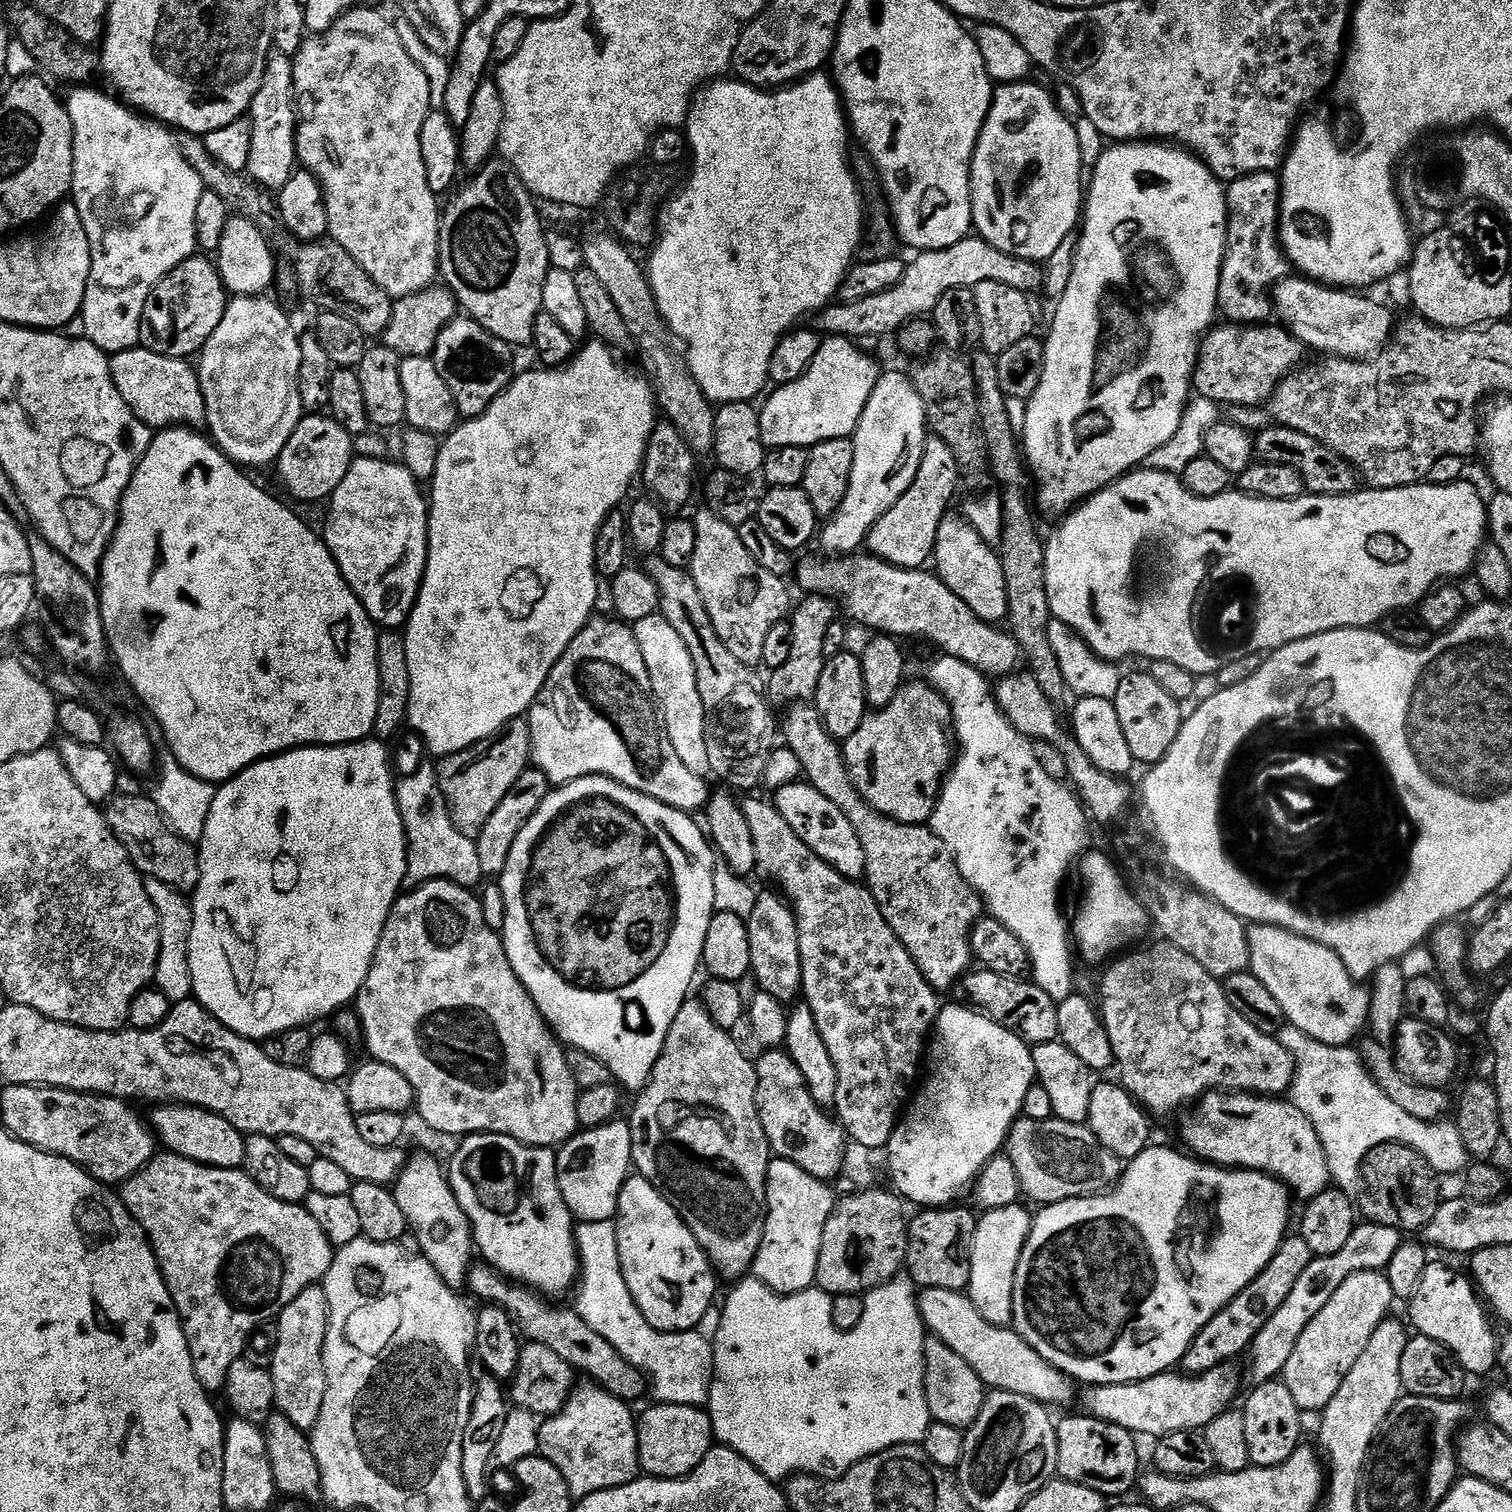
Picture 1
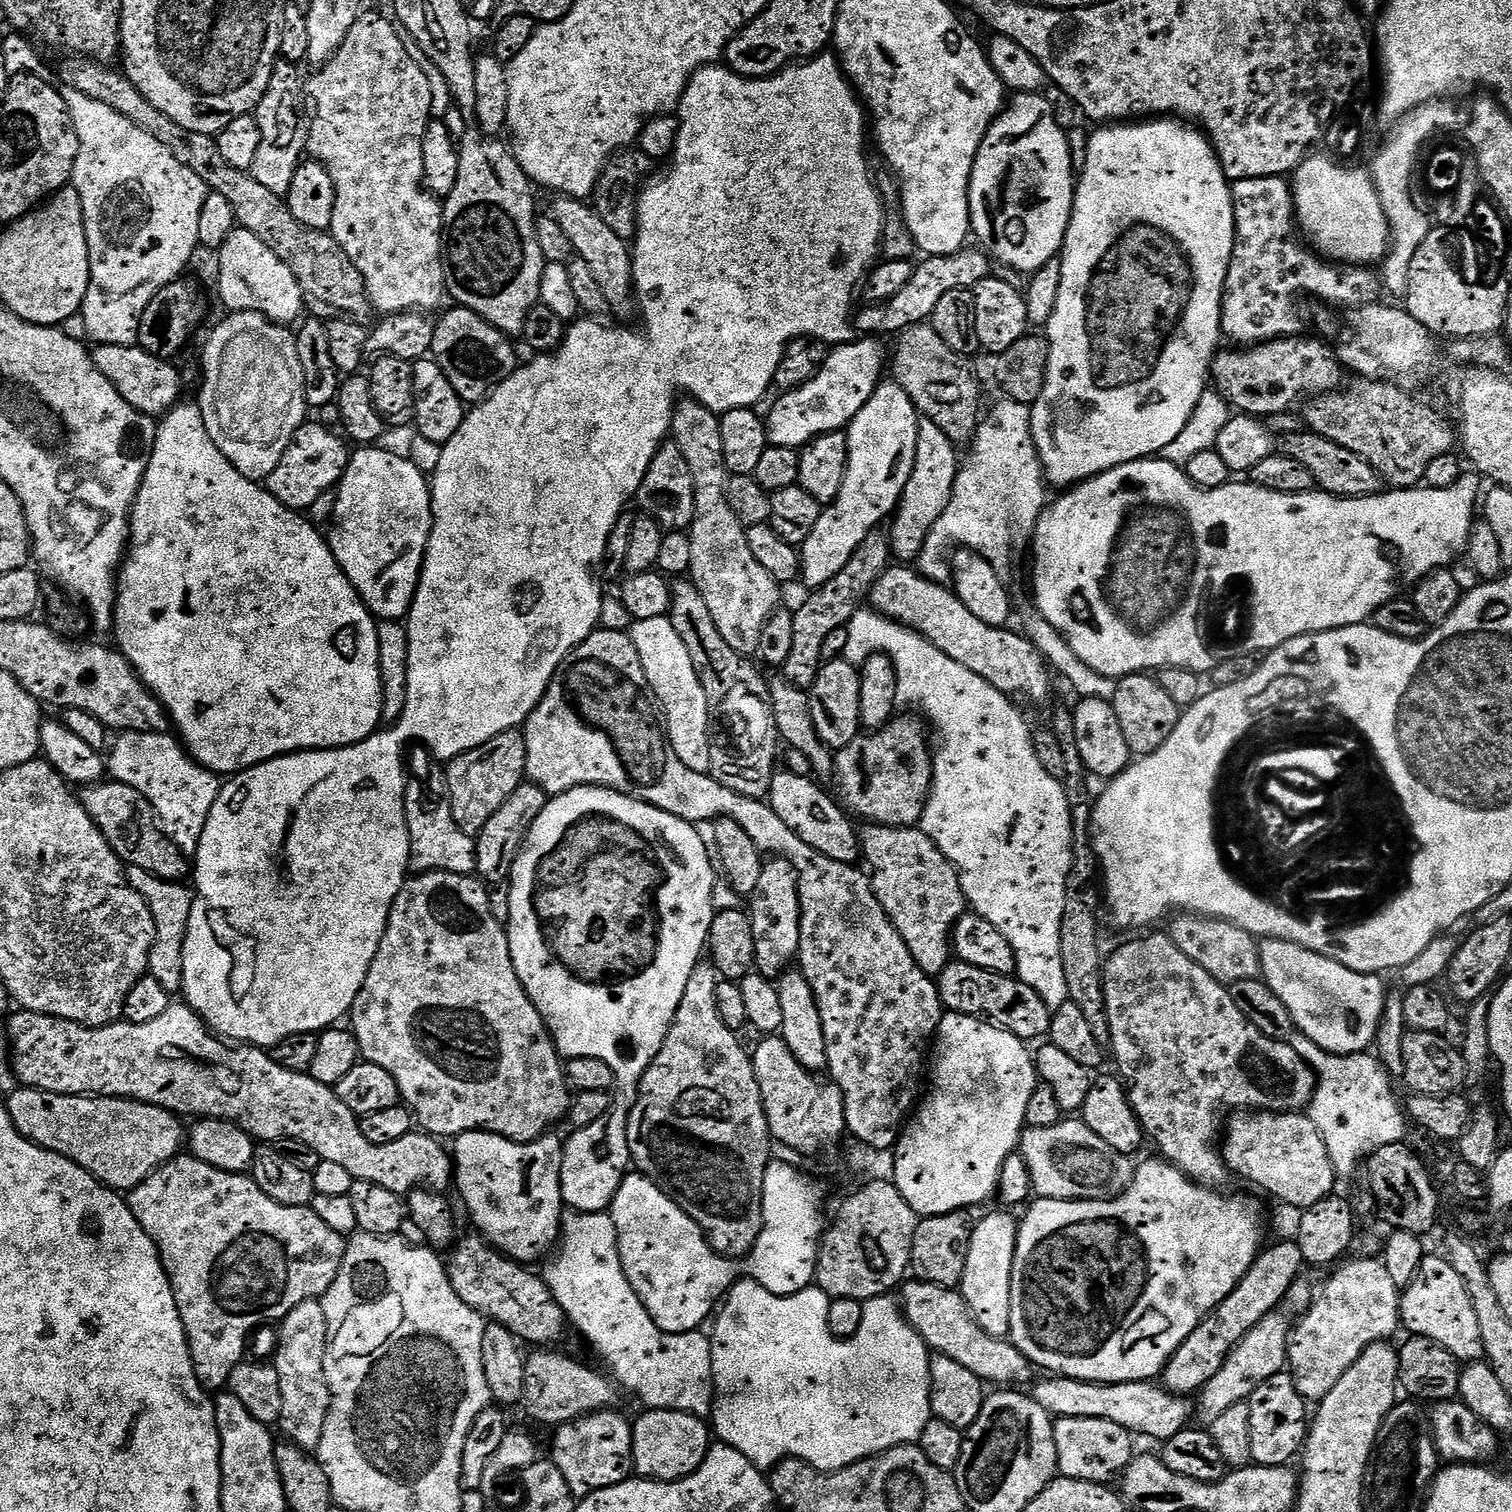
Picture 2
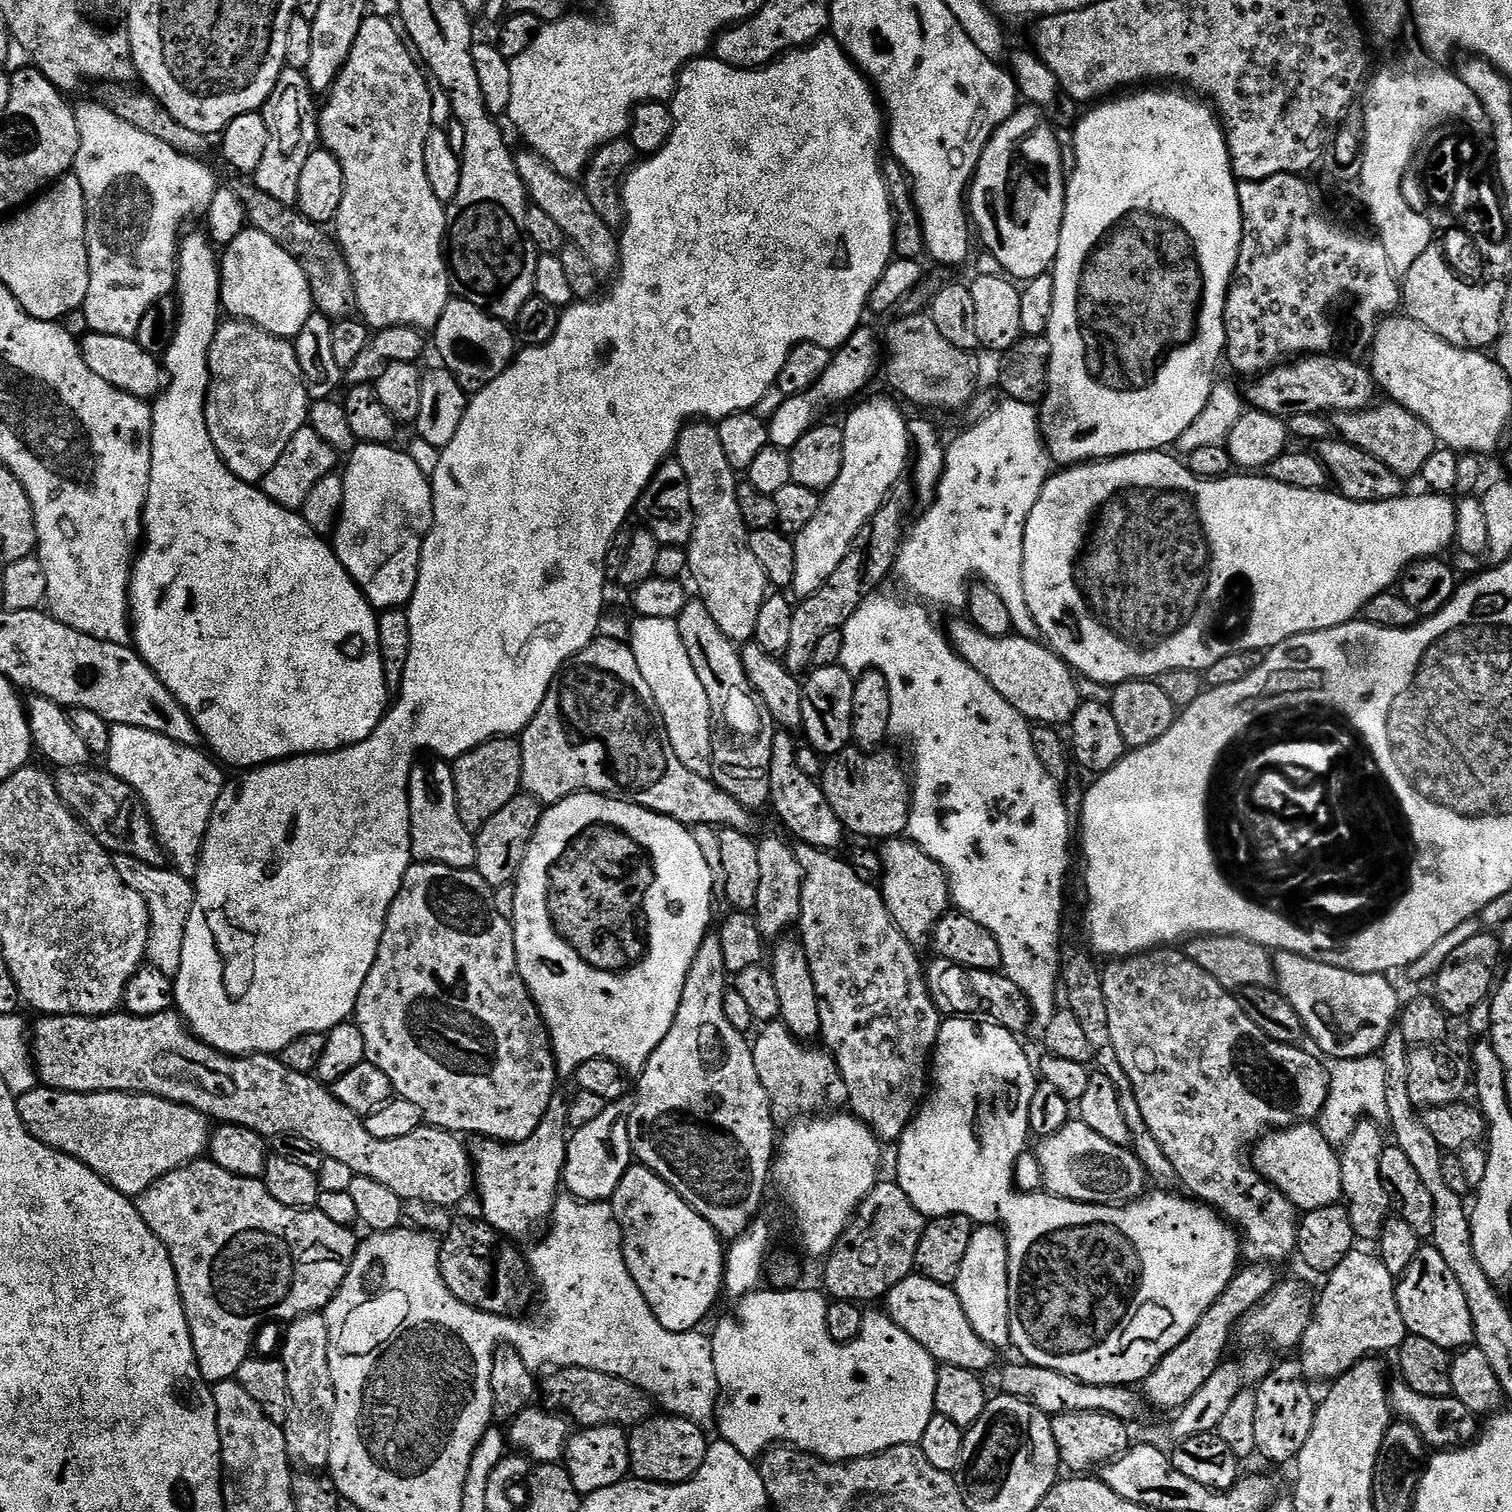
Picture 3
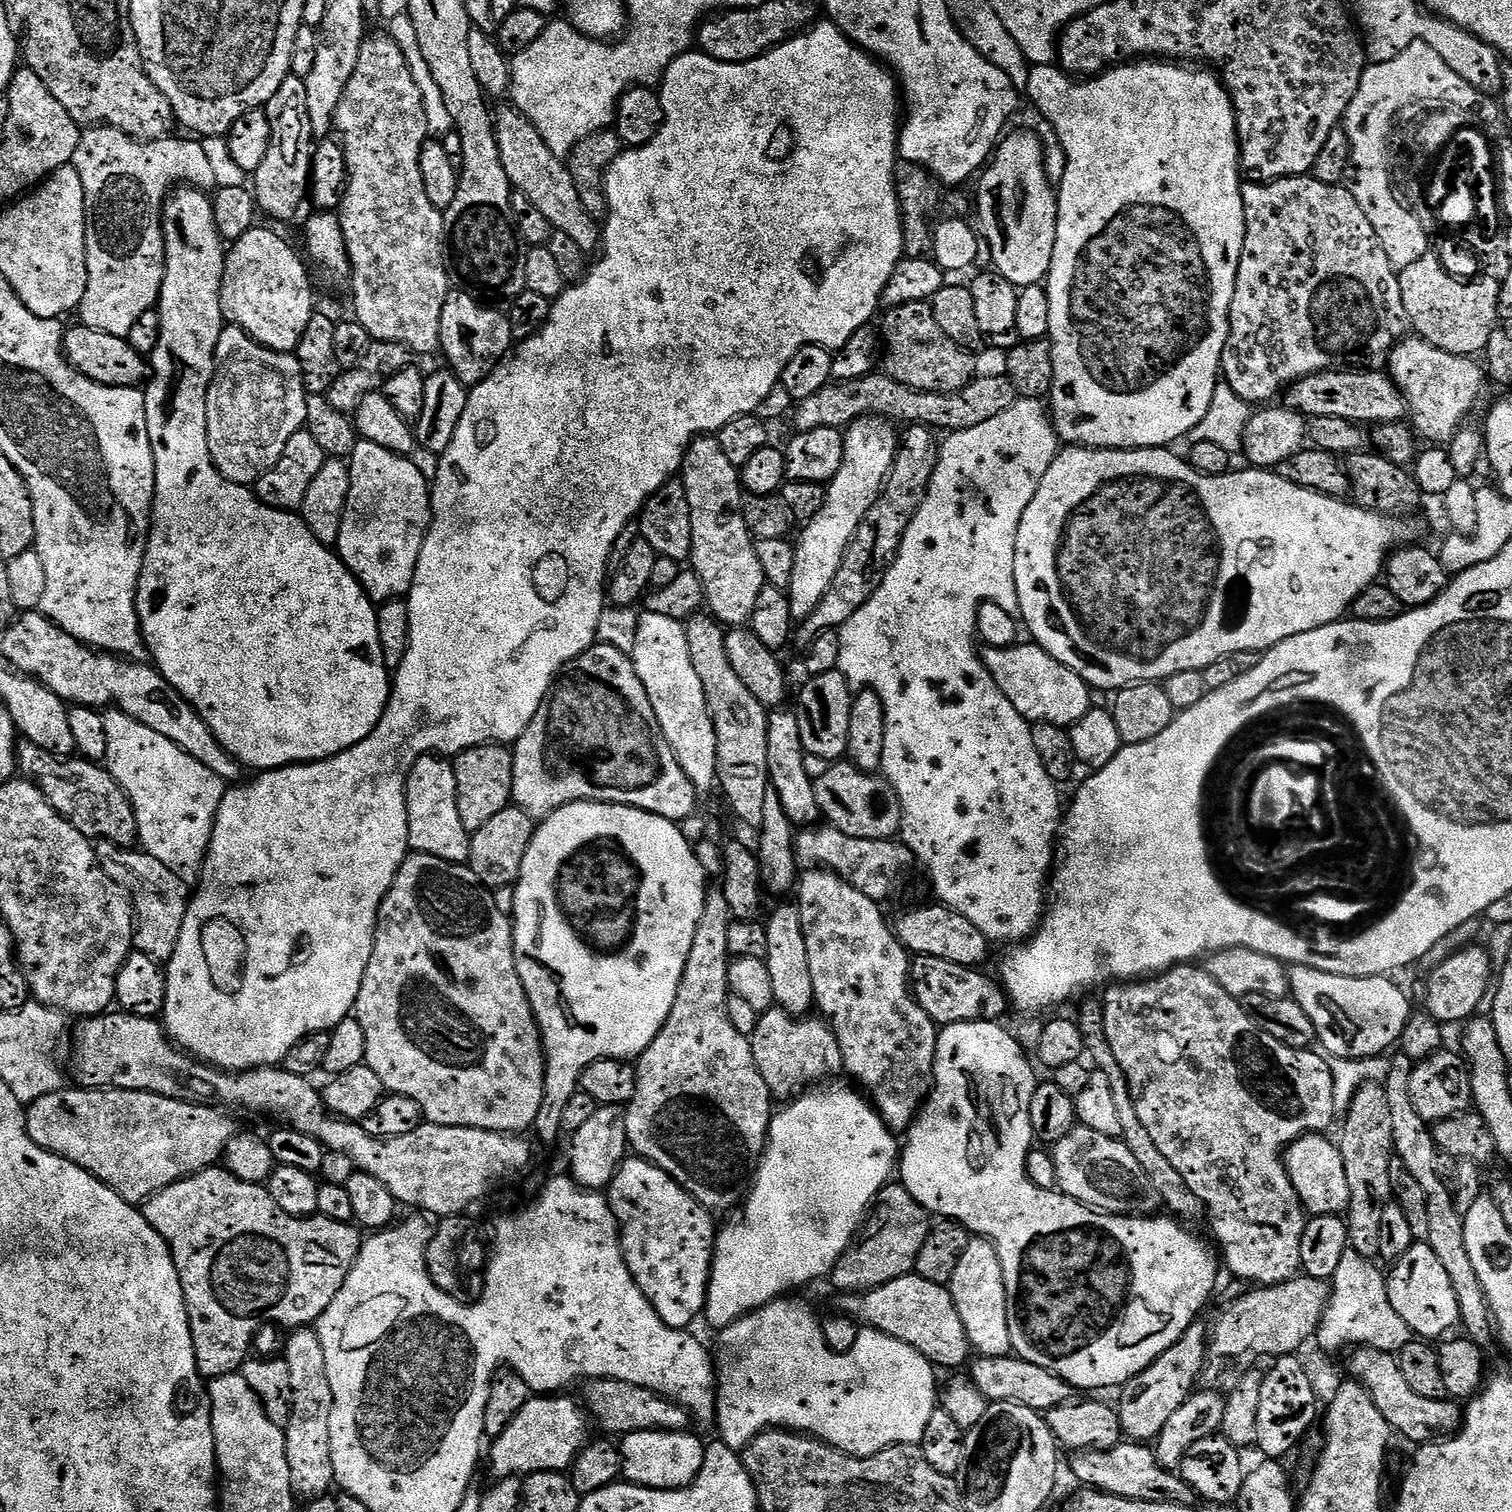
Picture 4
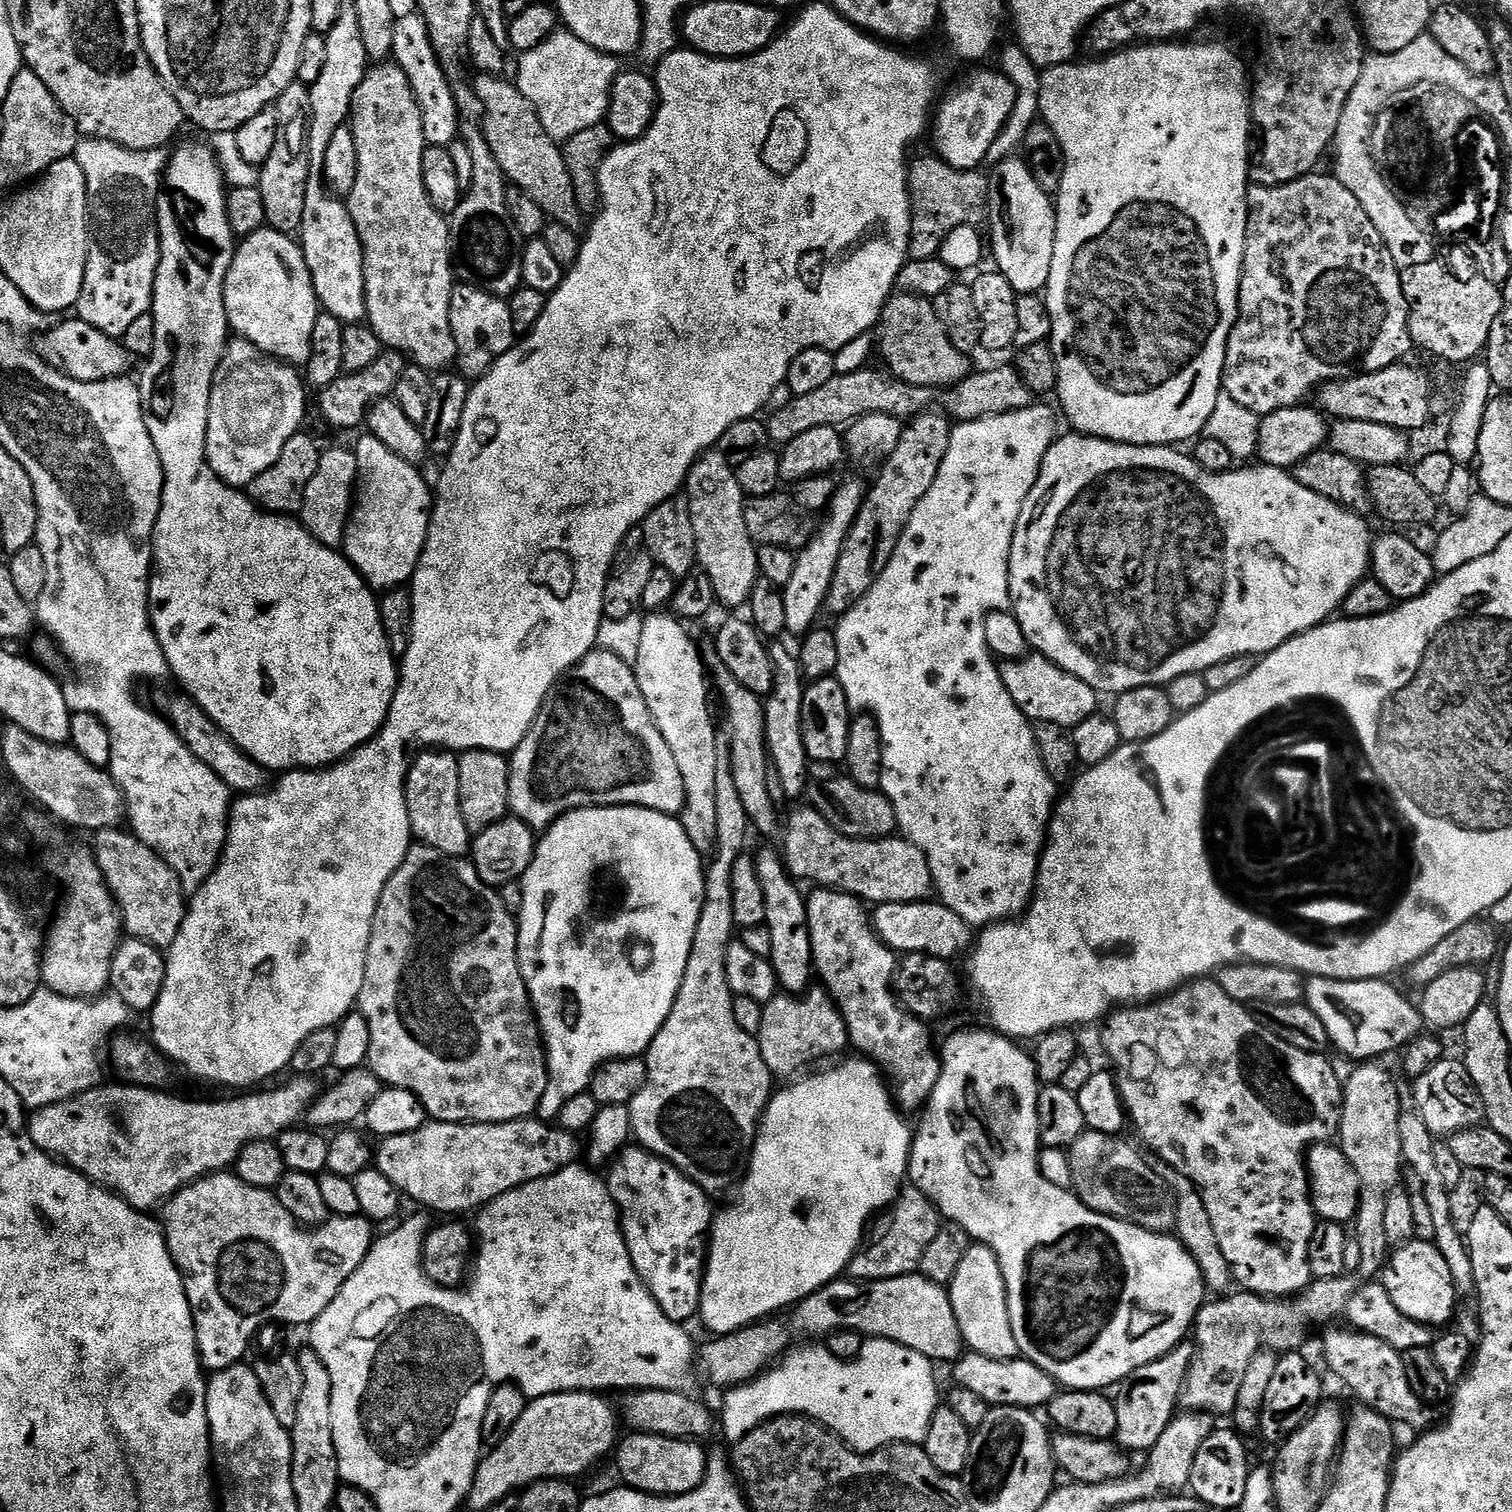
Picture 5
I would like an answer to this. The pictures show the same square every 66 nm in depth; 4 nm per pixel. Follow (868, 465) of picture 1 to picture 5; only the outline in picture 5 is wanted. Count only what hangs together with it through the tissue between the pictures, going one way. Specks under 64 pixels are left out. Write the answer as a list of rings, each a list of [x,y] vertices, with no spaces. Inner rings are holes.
[[[848,480],[837,487],[834,498],[829,502],[818,527],[812,535],[811,540],[799,549],[794,574],[790,582],[782,589],[786,608],[786,629],[793,632],[796,638],[803,637],[812,631],[816,620],[824,612],[826,594],[830,590],[830,582],[834,578],[834,570],[838,566],[838,558],[844,549],[846,538],[850,534],[852,524],[856,521],[858,510],[864,501],[865,485],[860,485],[856,480]]]

